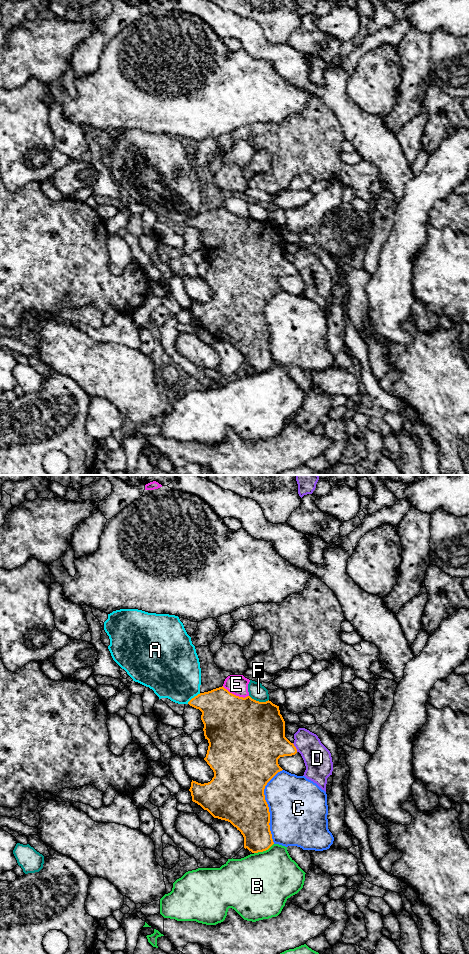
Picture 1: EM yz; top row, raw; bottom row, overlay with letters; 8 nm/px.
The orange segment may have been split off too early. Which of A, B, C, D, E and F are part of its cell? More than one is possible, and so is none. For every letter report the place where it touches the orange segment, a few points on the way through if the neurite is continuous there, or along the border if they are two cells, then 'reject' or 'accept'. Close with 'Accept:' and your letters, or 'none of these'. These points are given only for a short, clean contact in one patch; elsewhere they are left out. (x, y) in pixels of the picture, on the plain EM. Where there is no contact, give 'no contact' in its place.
A: meets orange in yz at (194, 217); border along yz (200, 213), (187, 223); reject
B: meets orange in yz at (263, 370); reject
C: meets orange in yz at (267, 326); reject
D: meets orange in yz at (295, 267); border along yz (292, 263), (297, 271); reject
E: meets orange in yz at (235, 215); reject
F: meets orange in yz at (258, 221); reject
Accept: none of these

